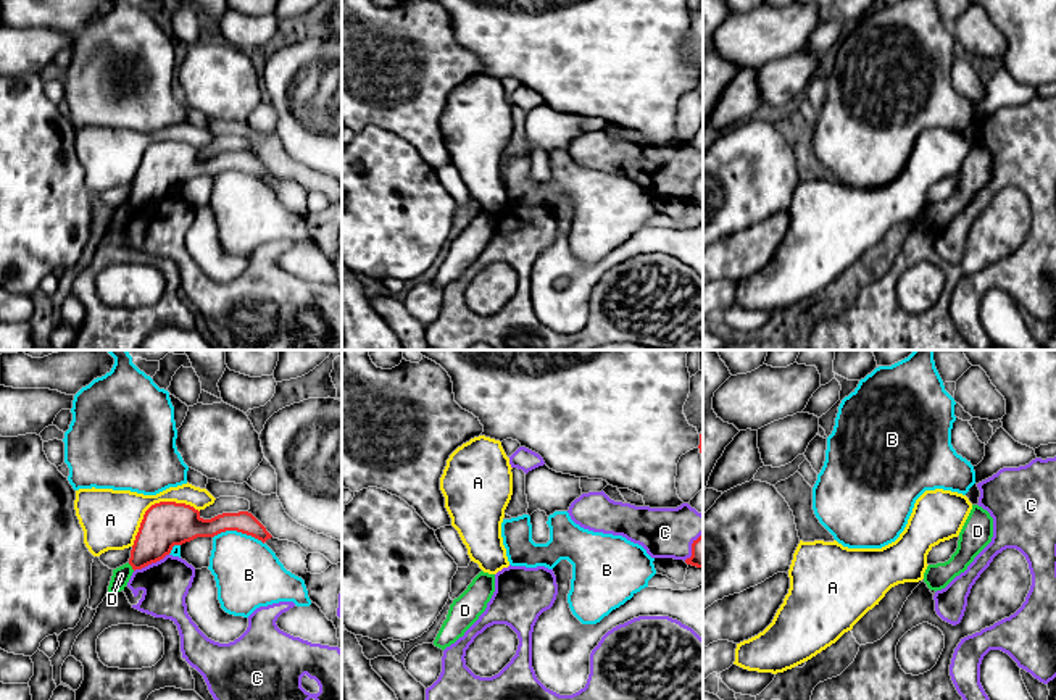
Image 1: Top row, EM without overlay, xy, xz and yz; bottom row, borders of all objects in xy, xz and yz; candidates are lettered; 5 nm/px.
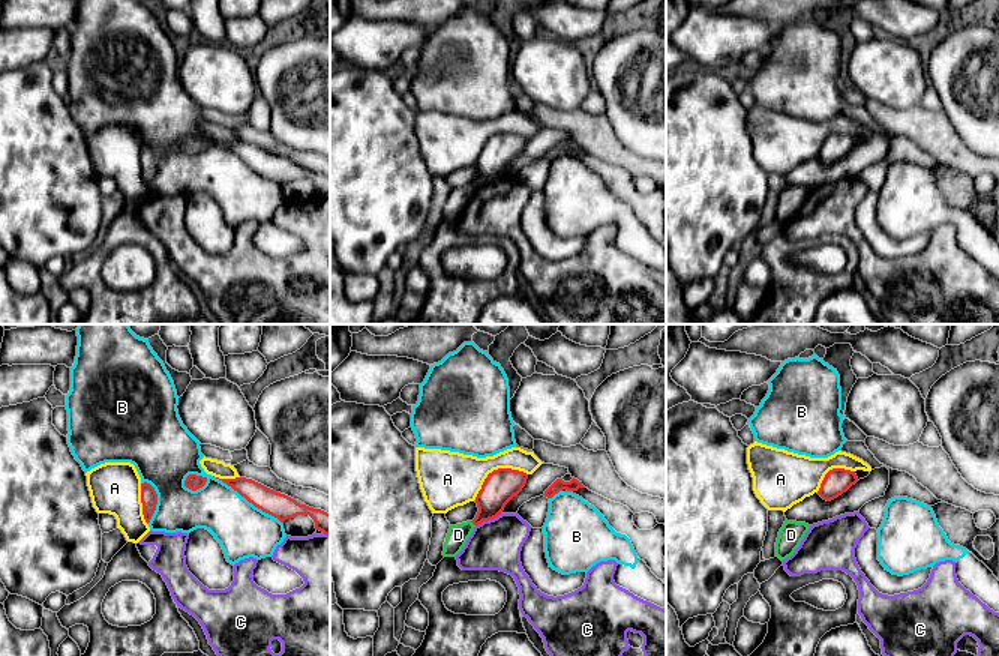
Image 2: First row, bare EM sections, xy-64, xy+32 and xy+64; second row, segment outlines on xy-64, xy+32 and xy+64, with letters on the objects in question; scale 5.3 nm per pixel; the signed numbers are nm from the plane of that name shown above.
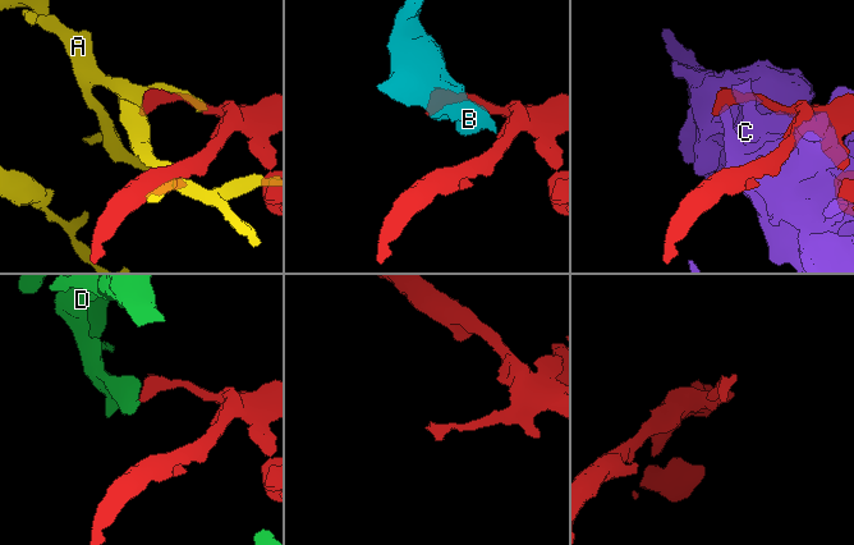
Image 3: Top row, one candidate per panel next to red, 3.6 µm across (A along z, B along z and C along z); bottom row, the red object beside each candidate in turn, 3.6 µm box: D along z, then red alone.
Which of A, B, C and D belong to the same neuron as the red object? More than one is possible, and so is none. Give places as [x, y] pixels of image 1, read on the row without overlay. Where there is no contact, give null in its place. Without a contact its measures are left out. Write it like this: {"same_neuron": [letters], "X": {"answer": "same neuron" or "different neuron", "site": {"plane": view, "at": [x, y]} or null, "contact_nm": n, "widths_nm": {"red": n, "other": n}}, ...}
{"same_neuron": [], "A": {"answer": "different neuron", "site": {"plane": "xy", "at": [155, 142]}, "contact_nm": 380, "widths_nm": {"red": 220, "other": 300}}, "B": {"answer": "different neuron", "site": {"plane": "xy", "at": [239, 170]}, "contact_nm": 260, "widths_nm": {"red": 140, "other": 340}}, "C": {"answer": "different neuron", "site": {"plane": "xy", "at": [150, 202]}, "contact_nm": 200, "widths_nm": {"red": 220, "other": 240}}, "D": {"answer": "different neuron", "site": {"plane": "xy", "at": [131, 204]}, "contact_nm": 50, "widths_nm": {"red": 220, "other": 90}}}

